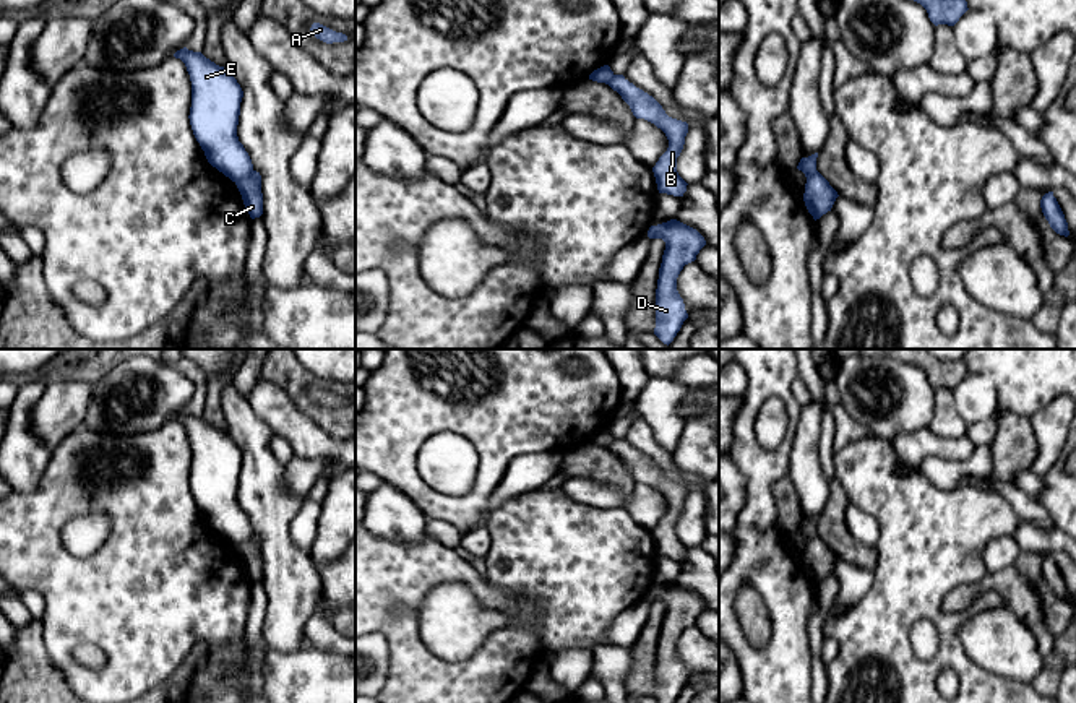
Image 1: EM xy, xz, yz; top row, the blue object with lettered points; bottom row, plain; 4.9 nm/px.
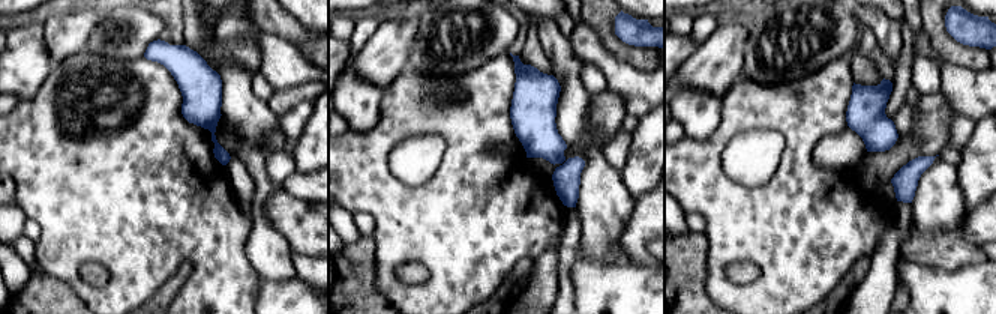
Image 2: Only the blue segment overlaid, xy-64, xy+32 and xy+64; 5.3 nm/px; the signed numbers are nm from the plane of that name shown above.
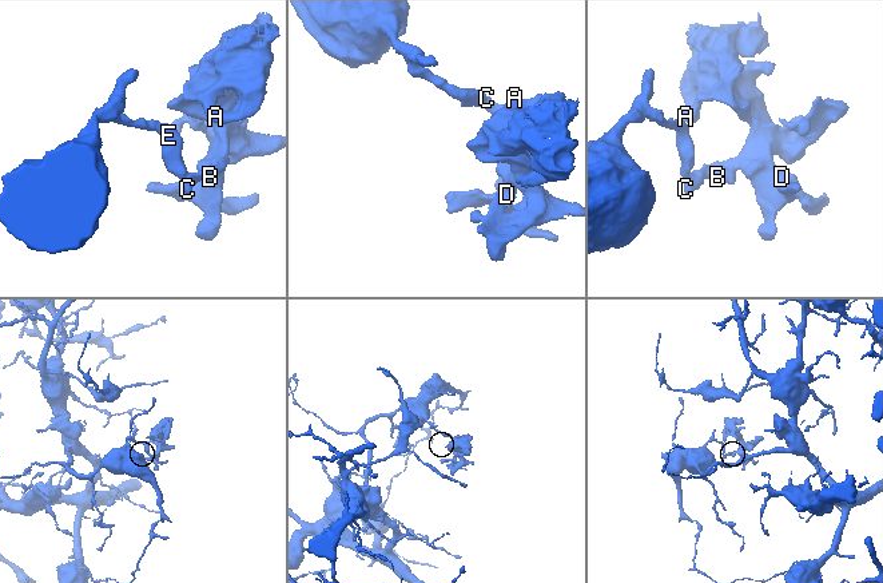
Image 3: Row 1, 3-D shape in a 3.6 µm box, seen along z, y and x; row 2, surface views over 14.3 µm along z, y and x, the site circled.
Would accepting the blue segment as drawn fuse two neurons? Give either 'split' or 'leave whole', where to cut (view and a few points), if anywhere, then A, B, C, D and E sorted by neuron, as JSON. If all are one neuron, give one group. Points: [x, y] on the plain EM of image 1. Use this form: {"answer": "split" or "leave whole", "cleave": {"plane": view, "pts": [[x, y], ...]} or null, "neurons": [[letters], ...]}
{"answer": "split", "cleave": {"plane": "xy", "pts": [[253, 534], [236, 546]]}, "neurons": [["A", "B", "C", "D"], ["E"]]}

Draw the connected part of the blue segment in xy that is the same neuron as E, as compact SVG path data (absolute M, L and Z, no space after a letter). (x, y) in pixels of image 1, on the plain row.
M183 411L177 414L174 421L185 427L190 438L192 471L188 482L193 498L204 515L208 526L232 546L247 542L253 536L253 528L237 500L240 466L243 461L240 448L232 440L229 432L216 429L201 416L193 416Z

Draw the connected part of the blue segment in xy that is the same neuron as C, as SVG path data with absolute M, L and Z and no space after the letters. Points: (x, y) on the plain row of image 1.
M253 534L247 542L235 546L245 573L252 583L260 581L263 578L263 557L261 557L261 539Z

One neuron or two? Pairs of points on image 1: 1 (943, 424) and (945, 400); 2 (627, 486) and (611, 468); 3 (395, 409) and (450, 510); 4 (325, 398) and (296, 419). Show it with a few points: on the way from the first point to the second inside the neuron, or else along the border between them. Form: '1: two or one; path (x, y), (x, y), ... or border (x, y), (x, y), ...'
1: one; path (945, 418), (945, 406)
2: one; path (624, 481), (615, 473)
3: one; path (395, 437), (395, 461), (422, 492)
4: two; border (276, 385), (296, 406), (333, 435)

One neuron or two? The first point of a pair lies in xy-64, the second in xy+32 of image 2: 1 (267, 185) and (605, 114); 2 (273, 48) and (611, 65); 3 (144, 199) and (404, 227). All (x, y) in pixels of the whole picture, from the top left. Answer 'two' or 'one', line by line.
1: two
2: one
3: one

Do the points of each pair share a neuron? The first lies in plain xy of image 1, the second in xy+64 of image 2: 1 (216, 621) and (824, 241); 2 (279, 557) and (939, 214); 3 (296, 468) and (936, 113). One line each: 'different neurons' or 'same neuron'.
1: same neuron
2: same neuron
3: same neuron

